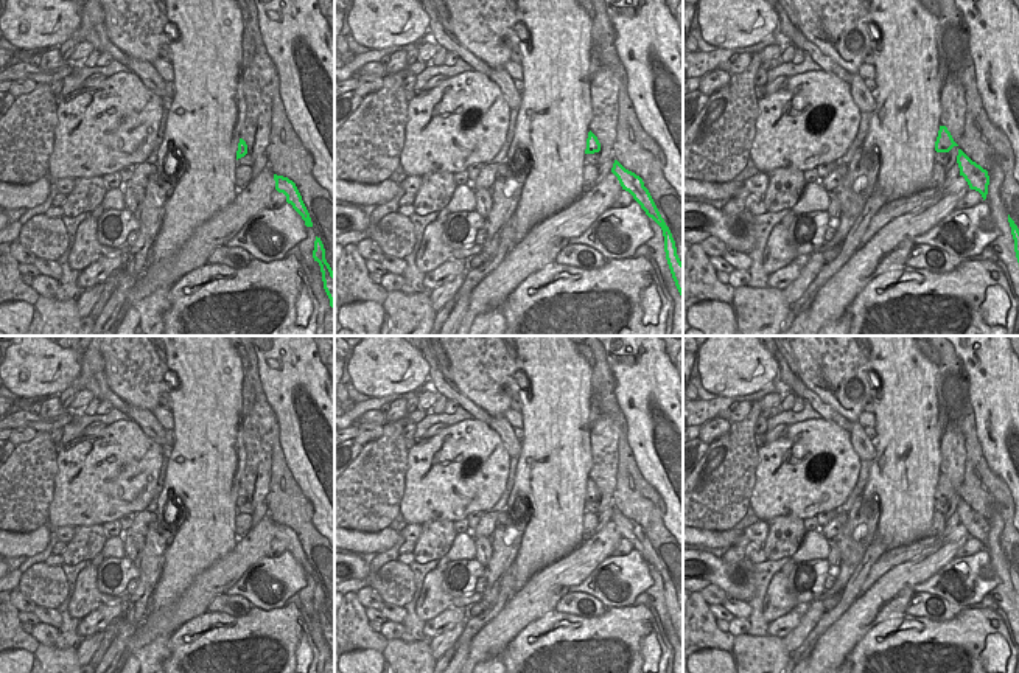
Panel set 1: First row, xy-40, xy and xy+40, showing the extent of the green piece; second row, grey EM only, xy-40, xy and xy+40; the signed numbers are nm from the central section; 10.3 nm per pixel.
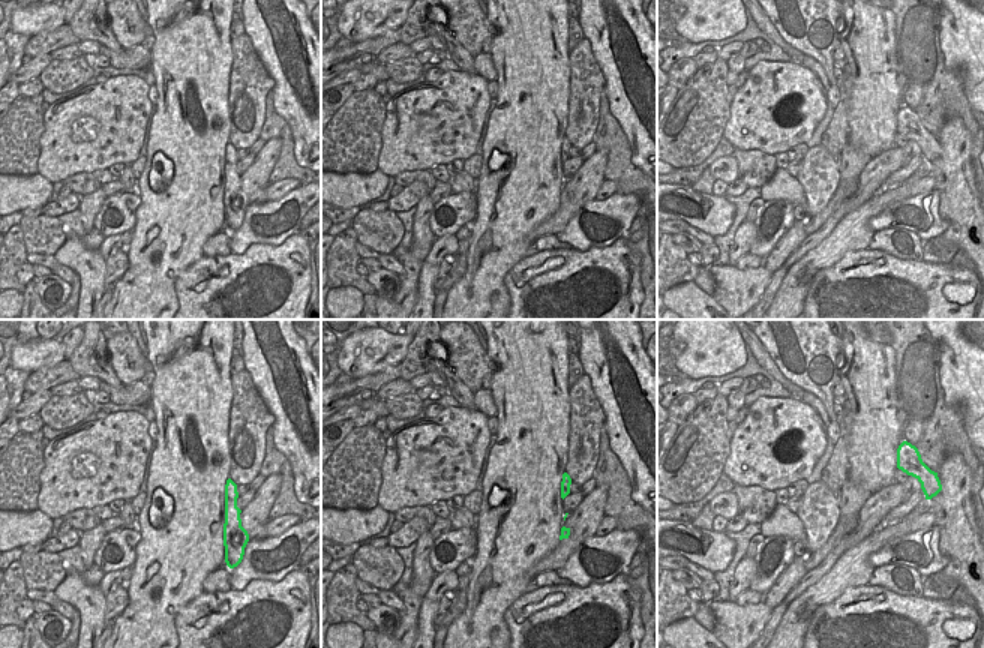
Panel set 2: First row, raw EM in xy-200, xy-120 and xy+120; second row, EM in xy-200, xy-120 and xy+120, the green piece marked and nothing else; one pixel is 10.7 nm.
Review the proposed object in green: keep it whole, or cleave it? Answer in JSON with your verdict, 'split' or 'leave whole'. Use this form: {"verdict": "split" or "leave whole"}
{"verdict": "leave whole"}

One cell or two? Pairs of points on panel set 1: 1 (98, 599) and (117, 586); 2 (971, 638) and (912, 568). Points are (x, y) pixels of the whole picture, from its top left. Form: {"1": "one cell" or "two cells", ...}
{"1": "two cells", "2": "two cells"}

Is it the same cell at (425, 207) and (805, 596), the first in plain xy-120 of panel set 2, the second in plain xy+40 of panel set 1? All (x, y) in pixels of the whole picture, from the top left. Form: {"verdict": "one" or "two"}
{"verdict": "two"}

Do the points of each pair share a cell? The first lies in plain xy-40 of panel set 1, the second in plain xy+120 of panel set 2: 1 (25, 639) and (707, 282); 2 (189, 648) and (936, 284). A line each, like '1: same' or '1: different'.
1: different
2: same

